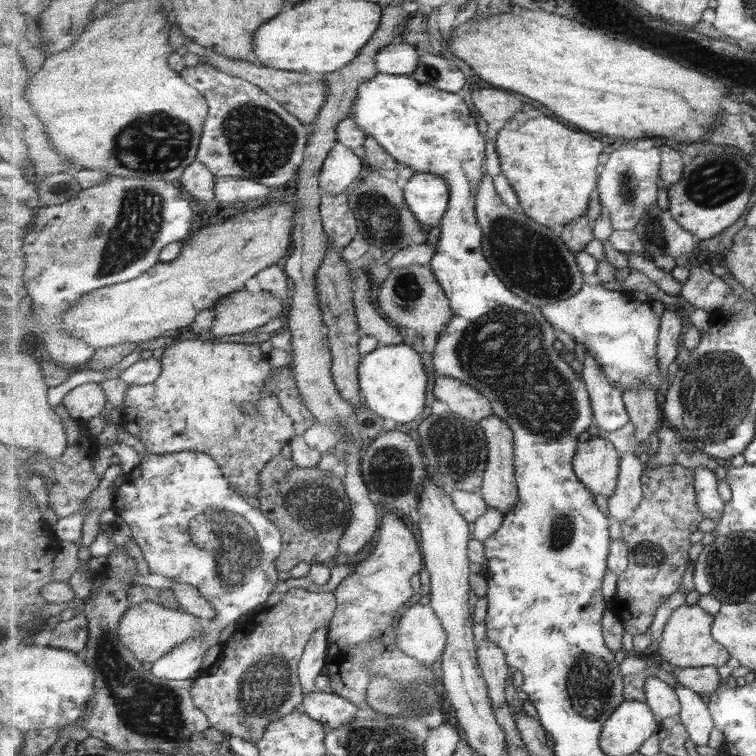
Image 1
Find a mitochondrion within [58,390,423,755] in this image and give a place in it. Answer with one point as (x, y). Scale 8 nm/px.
(151, 710)

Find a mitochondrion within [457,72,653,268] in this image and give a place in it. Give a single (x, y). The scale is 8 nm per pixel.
(626, 180)

